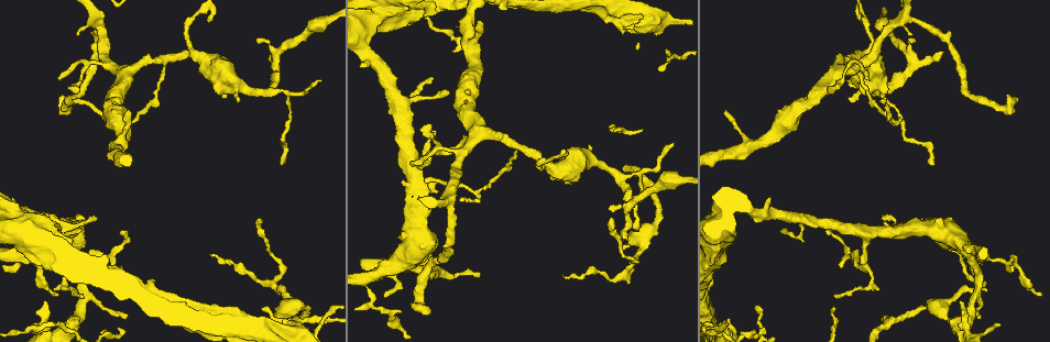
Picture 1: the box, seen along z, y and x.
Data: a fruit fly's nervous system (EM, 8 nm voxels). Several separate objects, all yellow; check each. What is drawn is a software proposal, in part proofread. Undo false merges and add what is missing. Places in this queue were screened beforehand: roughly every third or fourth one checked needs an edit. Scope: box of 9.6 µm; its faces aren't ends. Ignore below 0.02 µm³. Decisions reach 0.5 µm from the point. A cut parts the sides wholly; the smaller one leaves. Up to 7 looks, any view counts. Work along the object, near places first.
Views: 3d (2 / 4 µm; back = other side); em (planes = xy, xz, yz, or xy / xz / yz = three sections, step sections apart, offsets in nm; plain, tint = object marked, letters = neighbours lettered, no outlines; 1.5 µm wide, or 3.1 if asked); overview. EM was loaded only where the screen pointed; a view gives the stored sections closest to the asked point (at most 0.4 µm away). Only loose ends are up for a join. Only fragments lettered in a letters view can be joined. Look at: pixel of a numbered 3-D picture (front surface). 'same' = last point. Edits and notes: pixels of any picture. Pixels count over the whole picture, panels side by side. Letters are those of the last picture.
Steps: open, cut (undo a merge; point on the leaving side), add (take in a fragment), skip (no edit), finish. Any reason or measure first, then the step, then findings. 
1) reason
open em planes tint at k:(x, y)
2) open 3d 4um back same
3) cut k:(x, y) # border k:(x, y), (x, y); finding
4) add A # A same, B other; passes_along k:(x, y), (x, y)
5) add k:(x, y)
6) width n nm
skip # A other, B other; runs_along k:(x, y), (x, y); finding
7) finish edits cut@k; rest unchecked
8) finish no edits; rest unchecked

branch stops here
open em xz step 8 letters at 1:(259, 219)

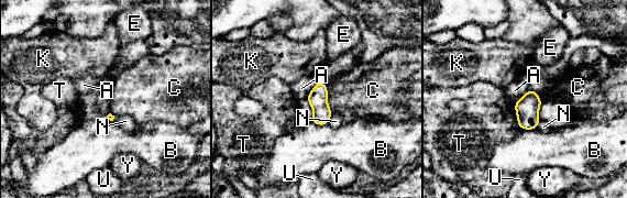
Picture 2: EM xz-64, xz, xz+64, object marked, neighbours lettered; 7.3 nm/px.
skip # A other, B other, C other, E other, K other, N other, T other, U other, Y other; border 2:(326, 85), (327, 103), (332, 112); no lettered fragment goes on from it

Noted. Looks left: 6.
an open end
open 3d 2um at 1:(764, 328)

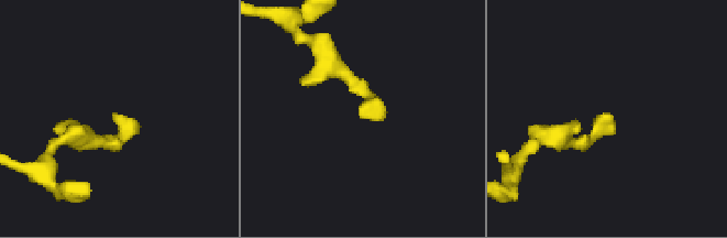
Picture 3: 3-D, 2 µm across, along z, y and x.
open em planes tint at 3:(133, 121)

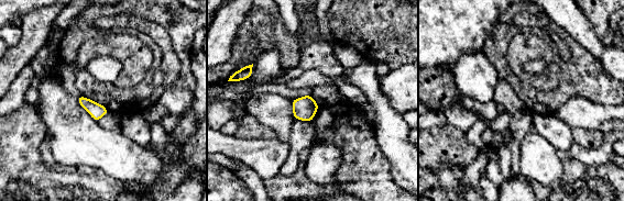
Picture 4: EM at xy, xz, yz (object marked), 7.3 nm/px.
what lies round it
open em planes letters same

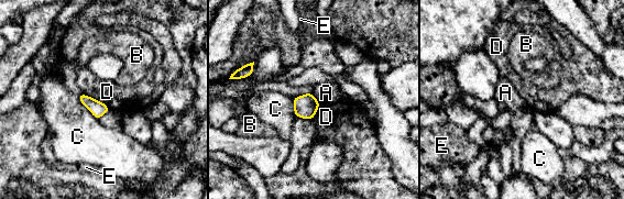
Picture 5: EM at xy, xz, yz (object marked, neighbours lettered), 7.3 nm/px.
skip # A other, B other, C other, D other, E other; border 5:(81, 92), (102, 101), (109, 109); no lettered fragment goes on from it

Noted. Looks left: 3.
a narrow waist
open em planes tint at 1:(971, 98)

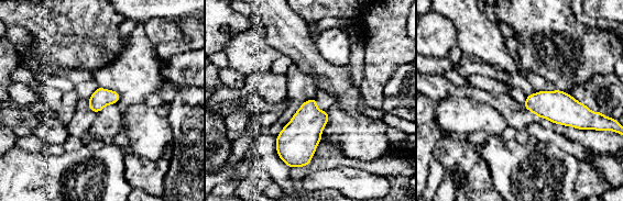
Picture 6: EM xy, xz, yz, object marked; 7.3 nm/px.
open em planes letters same

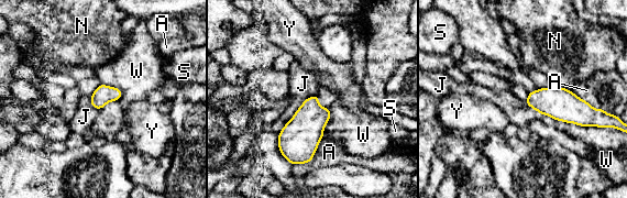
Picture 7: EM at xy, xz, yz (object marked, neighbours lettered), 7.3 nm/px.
longest_contact A 260 nm
skip # A other, J other, N other, S other, W other, Y other; all the same neuron

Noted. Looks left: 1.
finish no edits; rest unchecked

